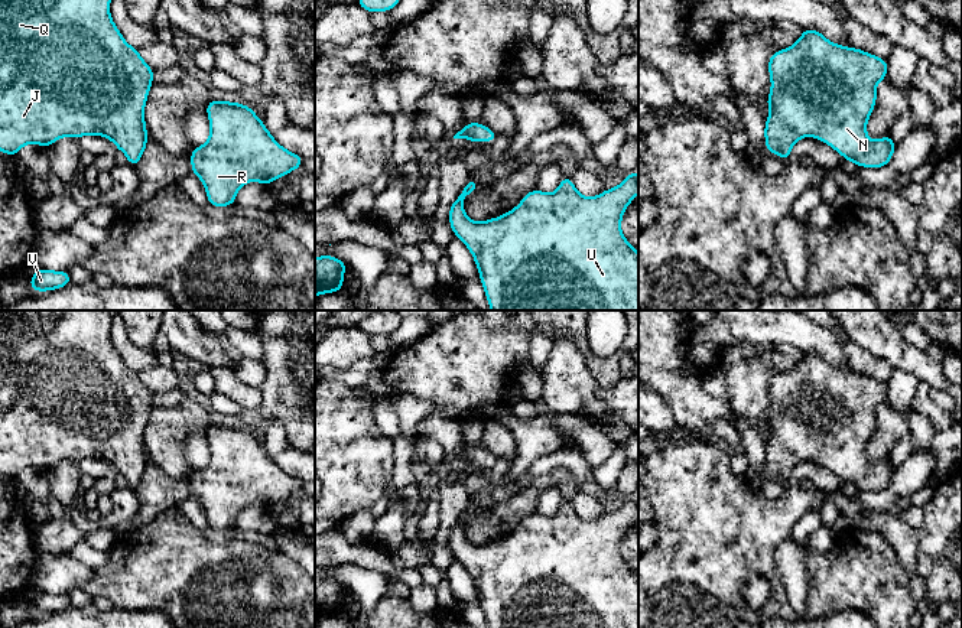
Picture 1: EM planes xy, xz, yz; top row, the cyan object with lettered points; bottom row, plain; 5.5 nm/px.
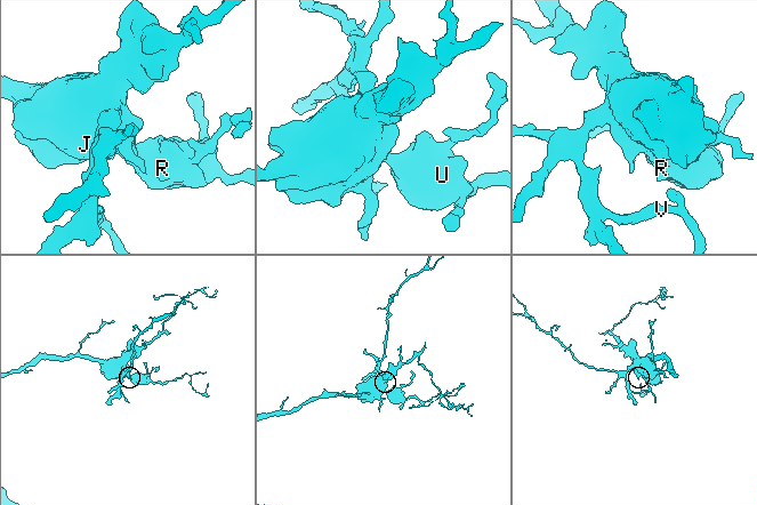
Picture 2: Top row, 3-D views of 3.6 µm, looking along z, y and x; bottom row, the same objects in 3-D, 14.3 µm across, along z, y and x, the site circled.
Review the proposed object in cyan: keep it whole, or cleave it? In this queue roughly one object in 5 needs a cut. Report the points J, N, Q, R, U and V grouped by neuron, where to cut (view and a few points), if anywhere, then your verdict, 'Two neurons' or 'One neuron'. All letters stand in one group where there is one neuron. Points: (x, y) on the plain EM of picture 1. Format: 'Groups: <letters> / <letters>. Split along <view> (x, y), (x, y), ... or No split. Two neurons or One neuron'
Groups: J N Q R U V. No split. One neuron

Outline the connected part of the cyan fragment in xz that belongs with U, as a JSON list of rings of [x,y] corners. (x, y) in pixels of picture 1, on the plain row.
[[[638,495],[597,520],[581,518],[565,500],[552,517],[527,515],[521,525],[501,540],[475,546],[464,534],[464,523],[480,510],[471,501],[449,531],[449,550],[471,575],[488,628],[638,628],[638,576],[621,554],[628,527],[638,518]]]

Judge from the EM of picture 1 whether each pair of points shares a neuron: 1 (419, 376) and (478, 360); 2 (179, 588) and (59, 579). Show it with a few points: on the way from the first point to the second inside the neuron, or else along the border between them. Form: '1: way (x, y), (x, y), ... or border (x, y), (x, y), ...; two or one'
1: way (434, 368), (452, 368), (464, 364); one
2: border (94, 570), (80, 586); two

